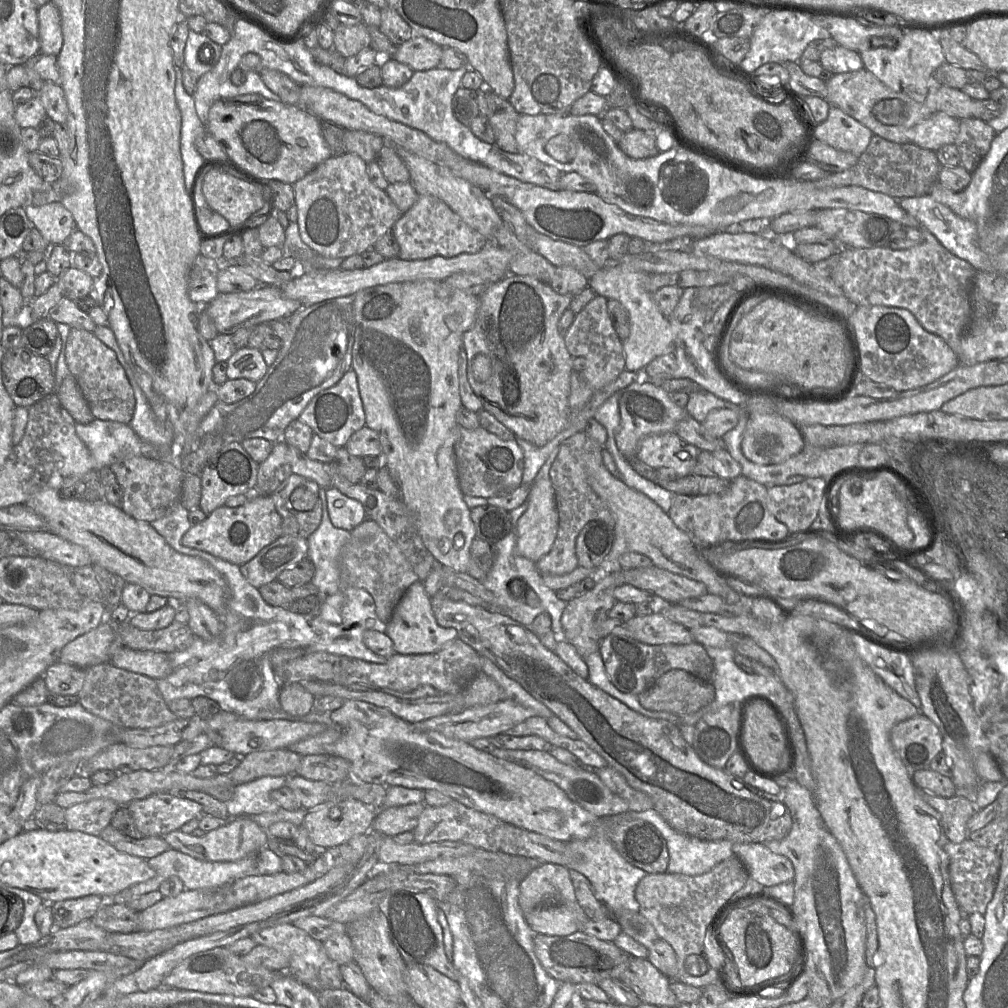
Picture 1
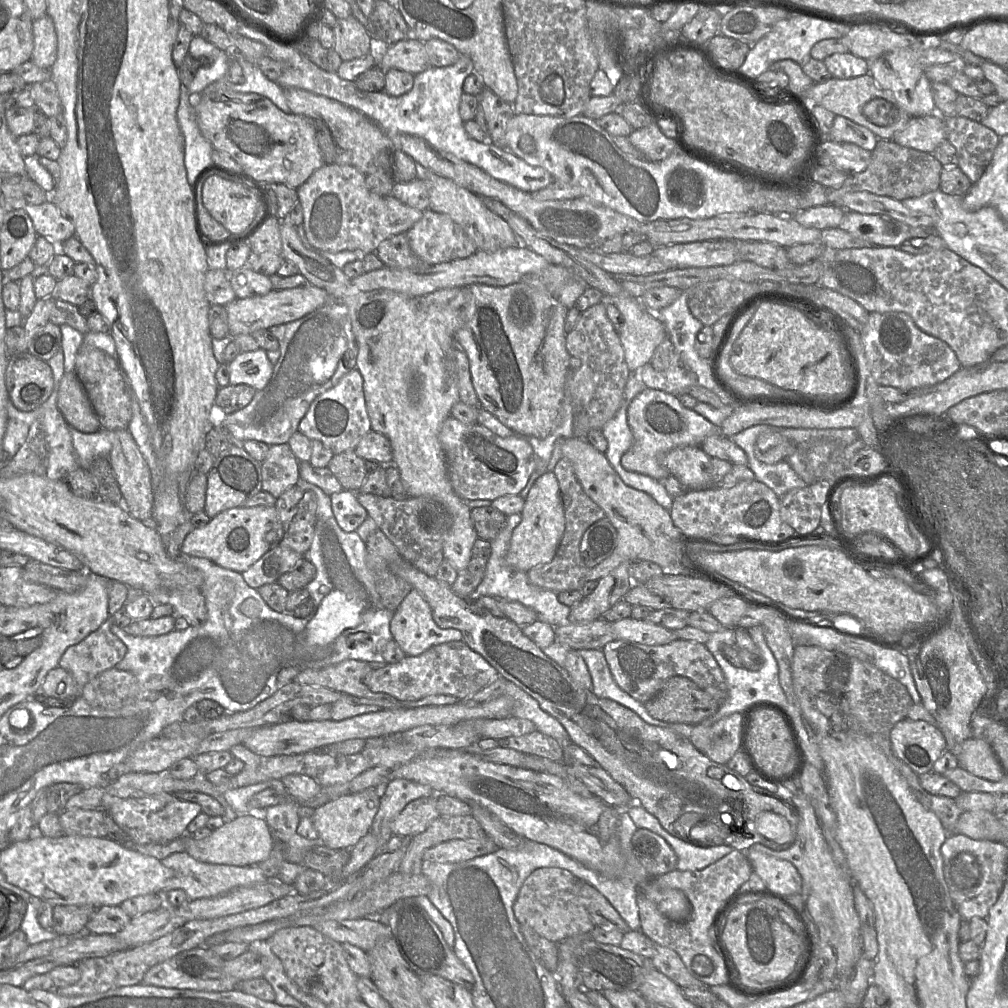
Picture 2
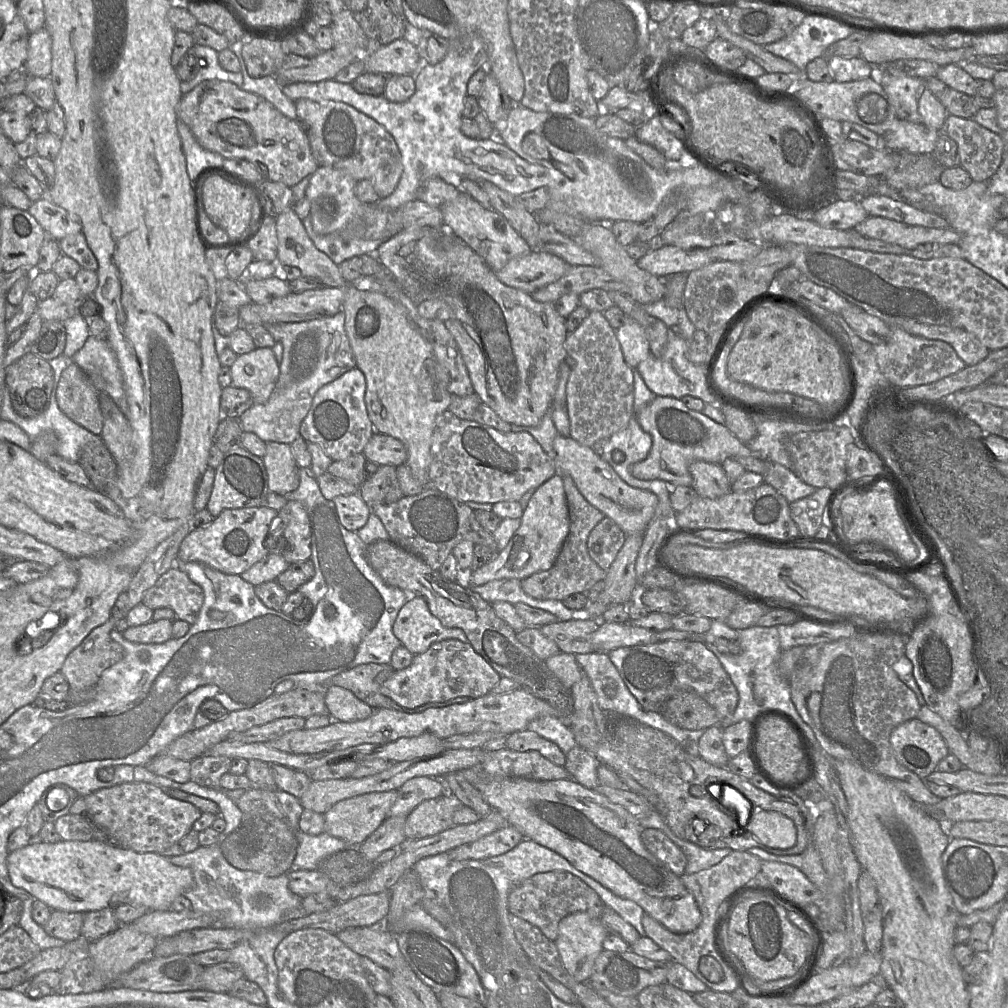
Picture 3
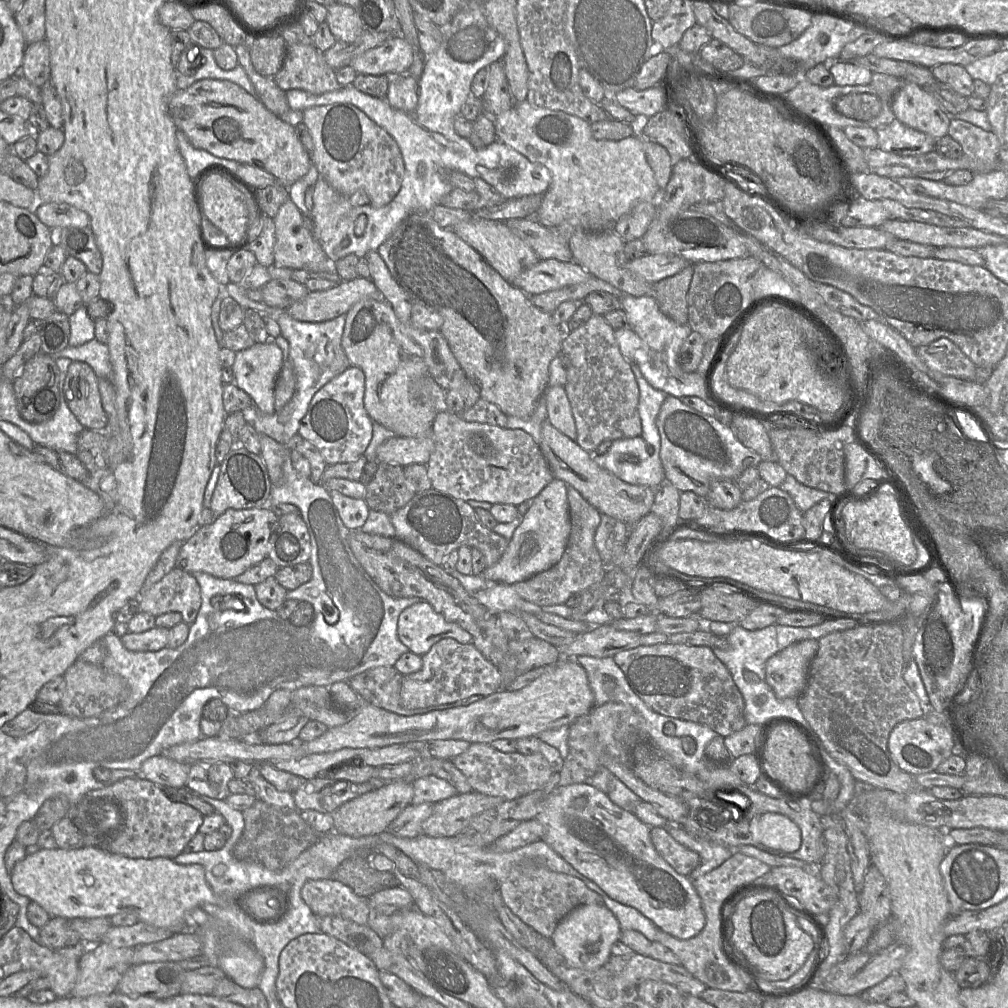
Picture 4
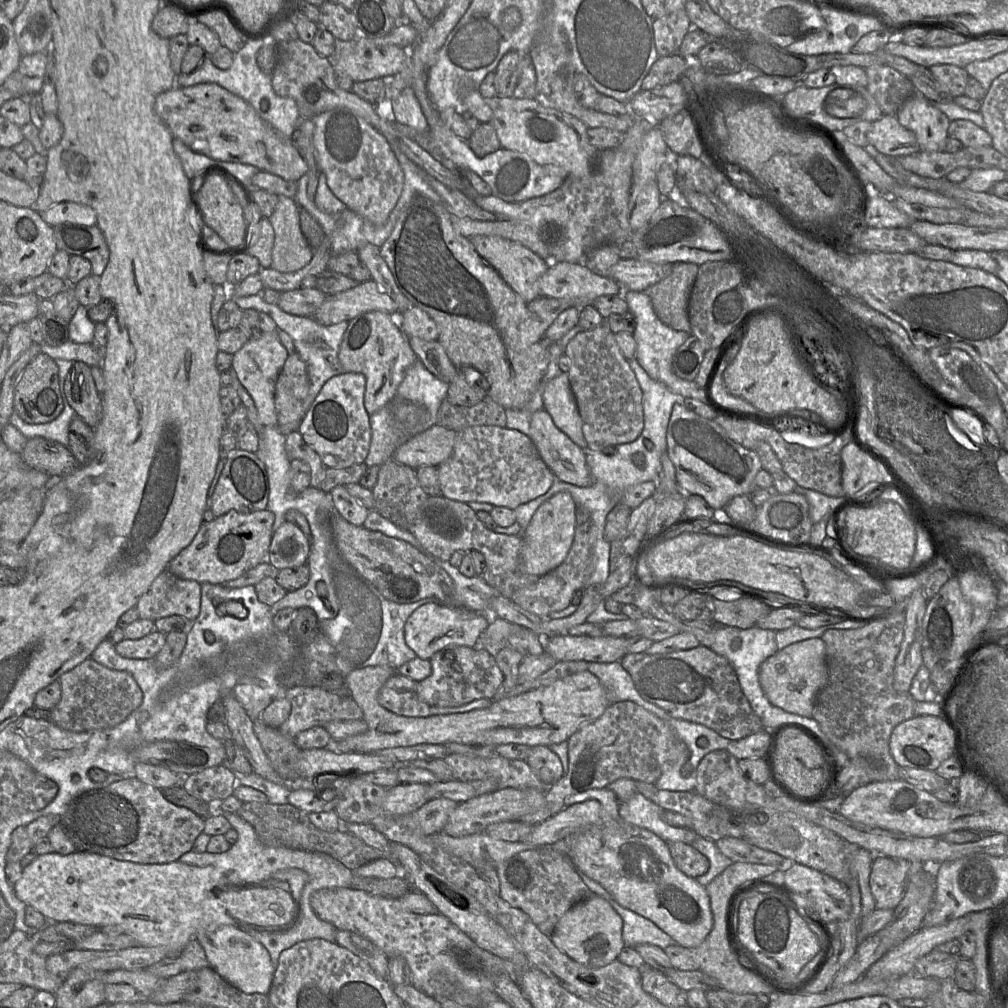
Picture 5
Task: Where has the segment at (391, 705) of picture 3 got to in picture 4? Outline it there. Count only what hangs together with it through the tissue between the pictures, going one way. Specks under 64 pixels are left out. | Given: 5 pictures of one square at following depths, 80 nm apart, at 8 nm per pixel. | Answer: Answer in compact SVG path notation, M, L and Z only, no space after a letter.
M380 666L359 673L347 682L365 702L402 716L422 715L435 710L468 706L484 697L471 696L453 703L409 709L402 705L400 697L403 679L404 676L394 667Z

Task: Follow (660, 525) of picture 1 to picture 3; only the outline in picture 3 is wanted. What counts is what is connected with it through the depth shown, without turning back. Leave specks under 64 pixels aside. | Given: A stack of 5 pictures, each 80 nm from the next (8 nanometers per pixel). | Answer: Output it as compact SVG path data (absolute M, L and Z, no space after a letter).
M558 434L555 437L552 459L556 473L569 475L584 498L612 519L626 535L644 534L658 505L657 495L649 490L628 485L592 447L581 445L570 436L563 437Z

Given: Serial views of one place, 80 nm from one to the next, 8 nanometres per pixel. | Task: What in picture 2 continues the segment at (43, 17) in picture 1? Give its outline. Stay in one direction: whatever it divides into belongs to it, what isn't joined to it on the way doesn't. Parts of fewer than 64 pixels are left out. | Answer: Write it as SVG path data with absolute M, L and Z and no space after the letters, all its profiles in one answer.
M47 14L34 20L33 39L31 61L41 69L50 70L57 57L57 35Z

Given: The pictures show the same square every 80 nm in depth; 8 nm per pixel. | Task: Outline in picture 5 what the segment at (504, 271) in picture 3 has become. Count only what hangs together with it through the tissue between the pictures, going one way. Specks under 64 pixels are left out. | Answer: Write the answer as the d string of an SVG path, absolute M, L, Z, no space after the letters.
M550 262L547 271L540 278L539 291L541 296L568 299L572 301L573 306L581 307L584 304L591 304L600 296L618 295L624 290L612 278L591 271L583 263Z

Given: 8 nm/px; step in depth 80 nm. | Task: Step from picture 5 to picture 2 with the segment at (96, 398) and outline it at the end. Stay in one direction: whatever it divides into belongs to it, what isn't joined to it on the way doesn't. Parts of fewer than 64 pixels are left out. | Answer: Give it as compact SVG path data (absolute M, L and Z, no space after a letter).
M74 371L65 372L60 380L57 407L67 424L83 433L95 433L101 428L99 419L93 410L86 391Z

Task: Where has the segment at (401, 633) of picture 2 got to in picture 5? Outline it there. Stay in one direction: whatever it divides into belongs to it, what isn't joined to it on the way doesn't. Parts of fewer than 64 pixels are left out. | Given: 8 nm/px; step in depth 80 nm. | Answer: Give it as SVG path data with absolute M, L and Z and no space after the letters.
M430 602L417 608L405 622L405 642L417 657L430 660L436 652L448 646L476 646L491 618L489 613L478 613L455 605Z

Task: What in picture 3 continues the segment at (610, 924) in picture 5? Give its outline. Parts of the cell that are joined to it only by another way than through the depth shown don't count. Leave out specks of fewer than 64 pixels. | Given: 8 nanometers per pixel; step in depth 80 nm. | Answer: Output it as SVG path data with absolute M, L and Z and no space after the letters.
M574 912L564 917L558 925L558 936L554 941L563 966L579 983L588 982L595 960L604 950L603 941L610 933L600 917L592 917L586 912Z

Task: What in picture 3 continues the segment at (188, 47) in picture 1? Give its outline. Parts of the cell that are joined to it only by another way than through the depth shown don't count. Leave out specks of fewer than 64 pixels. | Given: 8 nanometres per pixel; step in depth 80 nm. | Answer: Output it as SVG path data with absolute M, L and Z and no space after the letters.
M195 44L194 53L200 62L200 68L195 77L189 81L181 81L180 89L182 94L193 90L197 85L206 80L219 80L231 82L239 88L243 84L242 73L231 73L224 70L218 61L218 52L210 47Z

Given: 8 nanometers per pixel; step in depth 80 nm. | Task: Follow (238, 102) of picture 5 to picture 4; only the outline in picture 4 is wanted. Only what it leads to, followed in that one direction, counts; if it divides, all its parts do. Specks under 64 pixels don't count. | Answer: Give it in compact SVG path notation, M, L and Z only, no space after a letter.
M203 79L185 90L177 90L169 100L168 110L177 128L184 132L195 148L206 150L220 158L261 168L274 175L286 187L306 175L313 165L298 137L296 127L267 109L257 97L230 81Z

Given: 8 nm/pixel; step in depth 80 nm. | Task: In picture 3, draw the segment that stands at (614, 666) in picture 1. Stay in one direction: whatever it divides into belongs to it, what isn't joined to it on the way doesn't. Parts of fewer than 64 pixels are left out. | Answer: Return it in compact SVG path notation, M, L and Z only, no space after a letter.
M689 640L659 641L648 645L616 648L610 651L608 656L618 669L629 691L648 711L660 712L662 706L671 697L685 690L694 691L706 700L717 711L720 722L730 718L737 707L739 696L736 687L718 658L703 642Z

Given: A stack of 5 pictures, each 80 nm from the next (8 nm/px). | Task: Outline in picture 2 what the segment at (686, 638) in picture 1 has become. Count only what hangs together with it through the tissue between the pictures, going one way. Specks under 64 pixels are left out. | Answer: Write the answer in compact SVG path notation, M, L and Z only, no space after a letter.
M627 618L613 622L616 639L645 645L664 645L676 641L675 630L670 630L647 619Z

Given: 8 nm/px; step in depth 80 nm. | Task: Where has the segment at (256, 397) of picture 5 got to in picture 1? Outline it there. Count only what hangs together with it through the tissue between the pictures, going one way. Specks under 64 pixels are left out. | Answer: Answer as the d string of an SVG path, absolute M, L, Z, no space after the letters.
M248 346L243 347L227 361L227 378L247 379L259 382L268 370L268 366L262 356L262 351Z

